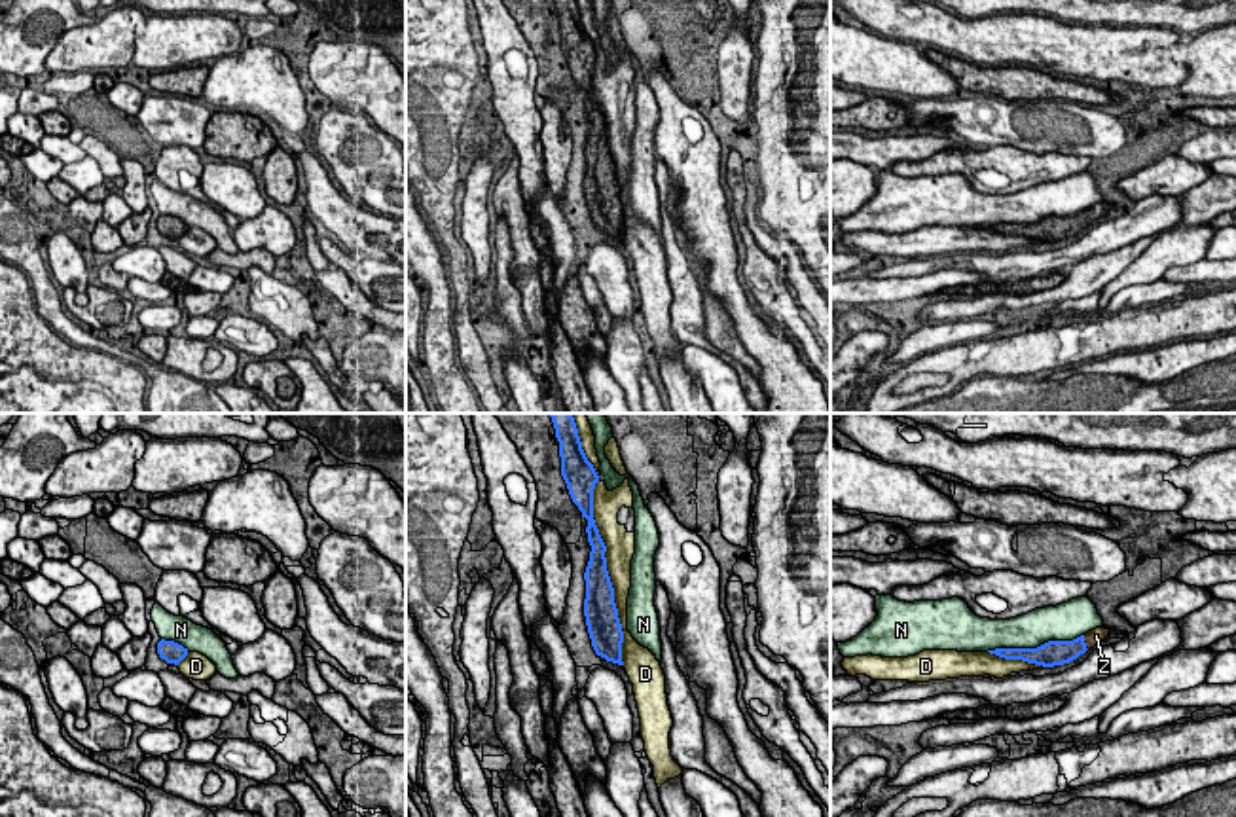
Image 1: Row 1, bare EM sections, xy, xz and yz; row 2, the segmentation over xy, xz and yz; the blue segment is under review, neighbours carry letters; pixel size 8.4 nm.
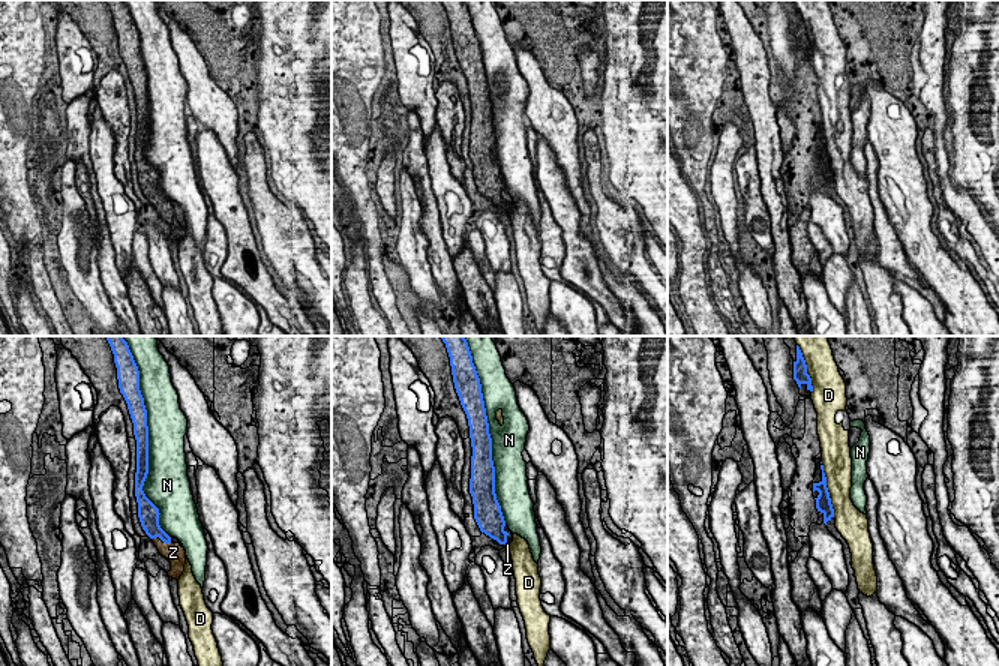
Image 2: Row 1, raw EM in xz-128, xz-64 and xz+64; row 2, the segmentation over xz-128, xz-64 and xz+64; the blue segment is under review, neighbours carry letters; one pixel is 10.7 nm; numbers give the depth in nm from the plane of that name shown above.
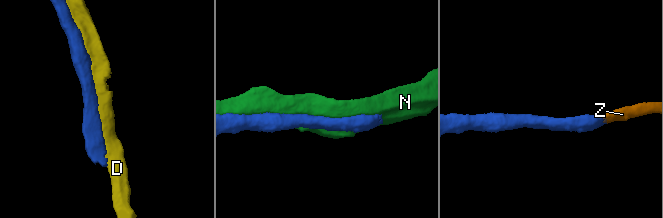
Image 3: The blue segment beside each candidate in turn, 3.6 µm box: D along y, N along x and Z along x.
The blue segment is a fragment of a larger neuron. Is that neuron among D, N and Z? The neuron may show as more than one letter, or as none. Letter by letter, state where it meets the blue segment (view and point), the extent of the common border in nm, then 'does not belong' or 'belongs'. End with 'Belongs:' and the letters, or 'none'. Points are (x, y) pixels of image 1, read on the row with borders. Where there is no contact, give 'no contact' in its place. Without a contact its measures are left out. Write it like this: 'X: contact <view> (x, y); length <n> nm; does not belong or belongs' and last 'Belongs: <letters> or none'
D: contact xz (607, 573); length 1600 nm; does not belong
N: contact yz (1034, 649); length 850 nm; does not belong
Z: contact yz (1085, 643); length 140 nm; belongs
Belongs: Z

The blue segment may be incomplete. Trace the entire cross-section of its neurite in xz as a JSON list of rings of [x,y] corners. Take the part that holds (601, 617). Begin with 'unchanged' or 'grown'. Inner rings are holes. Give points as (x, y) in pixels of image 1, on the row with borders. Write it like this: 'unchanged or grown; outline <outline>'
unchanged; outline [[[571,413],[548,415],[552,417],[555,438],[559,442],[561,476],[567,483],[573,502],[582,512],[582,517],[588,519],[586,533],[591,552],[584,572],[584,616],[591,646],[595,654],[607,662],[624,665],[624,631],[614,603],[614,588],[607,571],[607,546],[593,519],[593,489],[599,481],[599,476],[582,449],[574,417]]]

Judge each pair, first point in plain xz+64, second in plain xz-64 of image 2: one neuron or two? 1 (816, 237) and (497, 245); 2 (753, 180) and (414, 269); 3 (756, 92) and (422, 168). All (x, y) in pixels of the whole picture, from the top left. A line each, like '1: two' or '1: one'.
1: two
2: two
3: two

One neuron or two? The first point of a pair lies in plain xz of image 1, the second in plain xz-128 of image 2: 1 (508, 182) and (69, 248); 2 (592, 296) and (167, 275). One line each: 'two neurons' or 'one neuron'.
1: two neurons
2: two neurons

